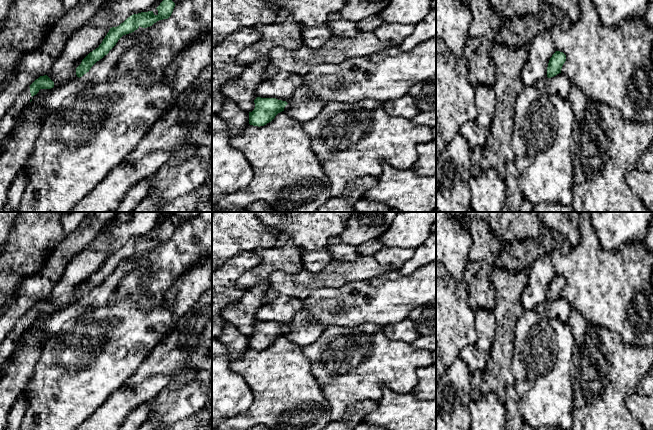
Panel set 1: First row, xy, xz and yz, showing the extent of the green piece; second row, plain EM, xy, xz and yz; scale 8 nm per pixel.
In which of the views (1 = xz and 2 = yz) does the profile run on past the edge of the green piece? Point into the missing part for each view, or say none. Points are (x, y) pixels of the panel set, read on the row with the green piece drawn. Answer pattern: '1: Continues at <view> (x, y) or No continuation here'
1: No continuation here
2: No continuation here

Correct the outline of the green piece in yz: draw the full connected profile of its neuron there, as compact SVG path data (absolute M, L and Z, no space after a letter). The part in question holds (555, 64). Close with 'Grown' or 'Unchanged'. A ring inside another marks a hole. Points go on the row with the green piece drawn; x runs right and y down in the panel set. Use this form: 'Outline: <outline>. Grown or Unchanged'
Outline: M556 51L549 60L547 67L547 77L551 78L561 73L561 69L565 61L566 55L563 52Z. Unchanged

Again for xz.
Outline: M257 97L254 103L254 110L249 112L249 124L258 127L271 122L278 113L284 111L285 106L288 104L286 101L276 98L261 97Z. Unchanged

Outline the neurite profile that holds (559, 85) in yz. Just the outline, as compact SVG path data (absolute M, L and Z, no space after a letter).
M562 73L546 80L537 81L534 86L540 91L553 94L559 98L566 99L571 89L569 79Z

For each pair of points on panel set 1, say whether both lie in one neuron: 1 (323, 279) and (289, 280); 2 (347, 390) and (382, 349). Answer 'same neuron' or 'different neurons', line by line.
1: same neuron
2: same neuron

